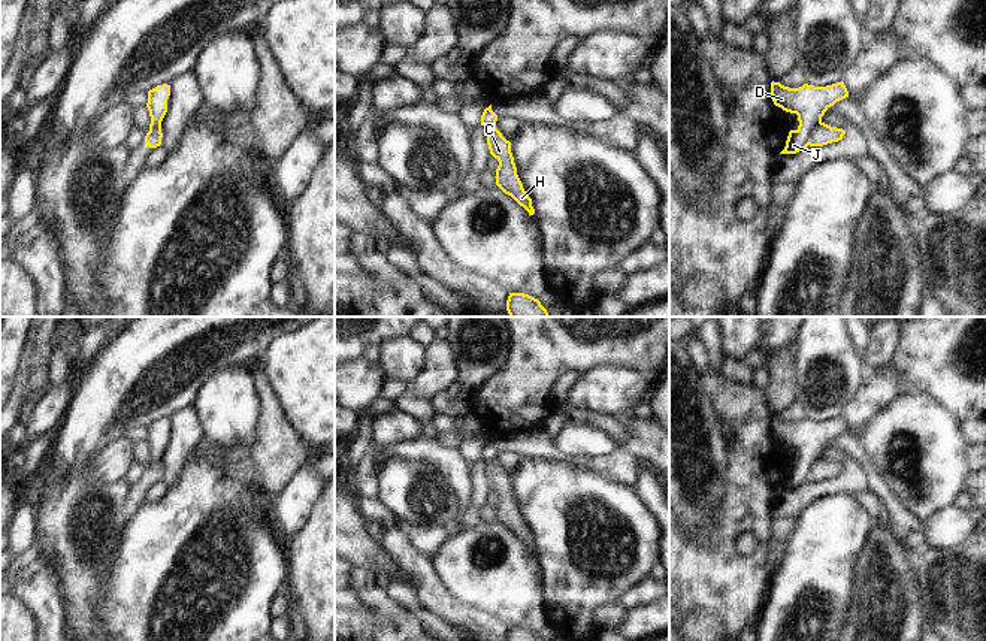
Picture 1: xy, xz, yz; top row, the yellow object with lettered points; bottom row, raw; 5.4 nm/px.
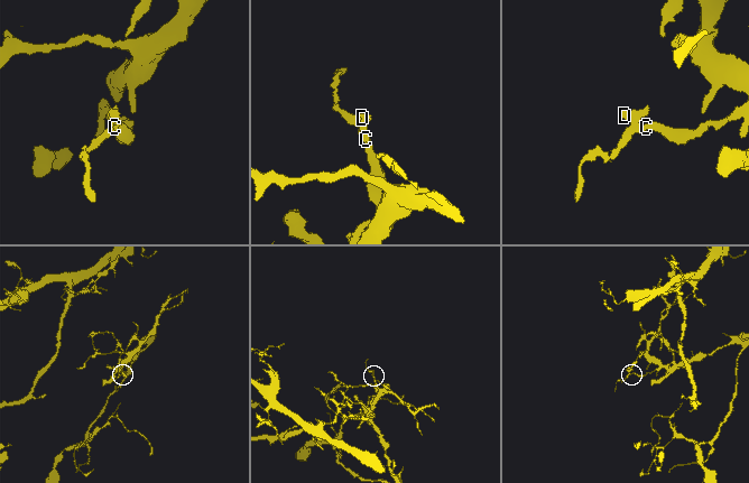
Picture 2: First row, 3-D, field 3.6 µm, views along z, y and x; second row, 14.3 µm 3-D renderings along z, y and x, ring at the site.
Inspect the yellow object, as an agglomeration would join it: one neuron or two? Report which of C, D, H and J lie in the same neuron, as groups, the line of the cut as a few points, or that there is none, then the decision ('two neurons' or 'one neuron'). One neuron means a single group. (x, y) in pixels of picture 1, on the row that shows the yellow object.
groups C H / D J; cut yz (820, 121), (813, 129), (808, 144); two neurons

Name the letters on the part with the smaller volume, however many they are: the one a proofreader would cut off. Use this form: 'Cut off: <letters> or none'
Cut off: D, J

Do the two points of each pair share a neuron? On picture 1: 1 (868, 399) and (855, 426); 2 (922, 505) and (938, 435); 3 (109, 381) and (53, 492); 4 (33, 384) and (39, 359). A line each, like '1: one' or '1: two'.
1: one
2: one
3: one
4: one

